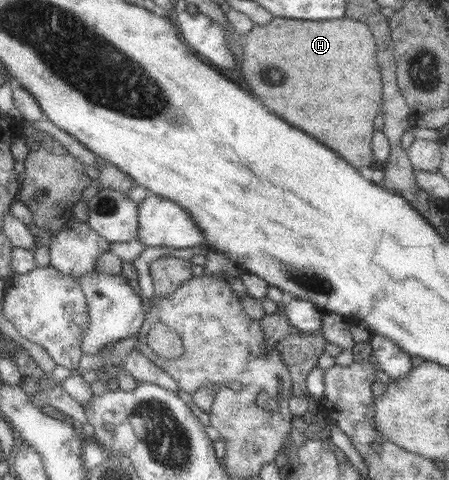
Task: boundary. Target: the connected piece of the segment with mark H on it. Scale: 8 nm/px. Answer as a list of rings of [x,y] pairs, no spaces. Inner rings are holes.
[[[276,17],[265,26],[254,24],[246,36],[244,59],[241,61],[245,86],[249,83],[249,89],[253,89],[253,93],[277,115],[283,115],[287,123],[295,123],[295,127],[303,127],[303,131],[315,135],[315,139],[327,143],[327,147],[335,147],[343,159],[355,163],[355,168],[371,169],[378,165],[374,150],[375,119],[384,107],[377,47],[369,25],[353,18],[316,22]]]

